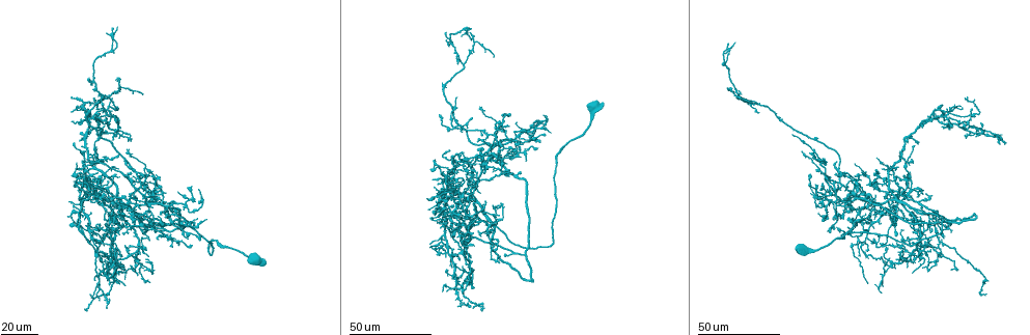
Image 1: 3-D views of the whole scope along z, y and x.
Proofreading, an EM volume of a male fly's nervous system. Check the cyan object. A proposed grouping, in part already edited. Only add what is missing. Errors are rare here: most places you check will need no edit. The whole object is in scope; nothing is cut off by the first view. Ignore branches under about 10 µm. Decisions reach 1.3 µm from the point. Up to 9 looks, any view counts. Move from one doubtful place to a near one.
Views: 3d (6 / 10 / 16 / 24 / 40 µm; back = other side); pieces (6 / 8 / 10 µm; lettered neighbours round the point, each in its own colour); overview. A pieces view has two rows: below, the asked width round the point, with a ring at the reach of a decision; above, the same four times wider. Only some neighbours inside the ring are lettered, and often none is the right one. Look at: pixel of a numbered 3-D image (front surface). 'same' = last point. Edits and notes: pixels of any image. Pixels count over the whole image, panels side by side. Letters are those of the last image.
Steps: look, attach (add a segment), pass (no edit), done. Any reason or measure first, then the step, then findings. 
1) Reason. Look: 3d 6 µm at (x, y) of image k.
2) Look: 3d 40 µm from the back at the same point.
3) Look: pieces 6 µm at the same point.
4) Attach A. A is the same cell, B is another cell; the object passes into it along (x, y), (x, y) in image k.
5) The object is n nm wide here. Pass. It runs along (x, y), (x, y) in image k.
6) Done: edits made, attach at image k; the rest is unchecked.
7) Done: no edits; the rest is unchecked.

Look: 3d 24 µm at (88, 213) of image 1.

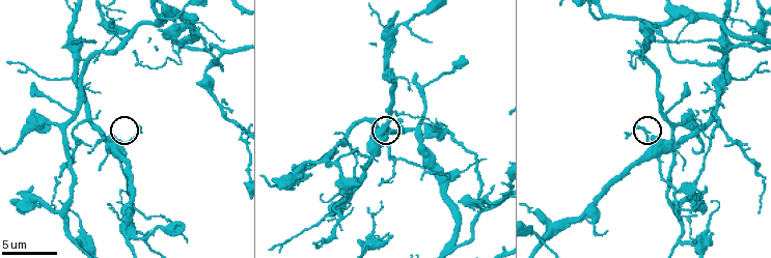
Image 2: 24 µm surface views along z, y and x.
Look: pieces 6 µm at (136, 127) of image 2.

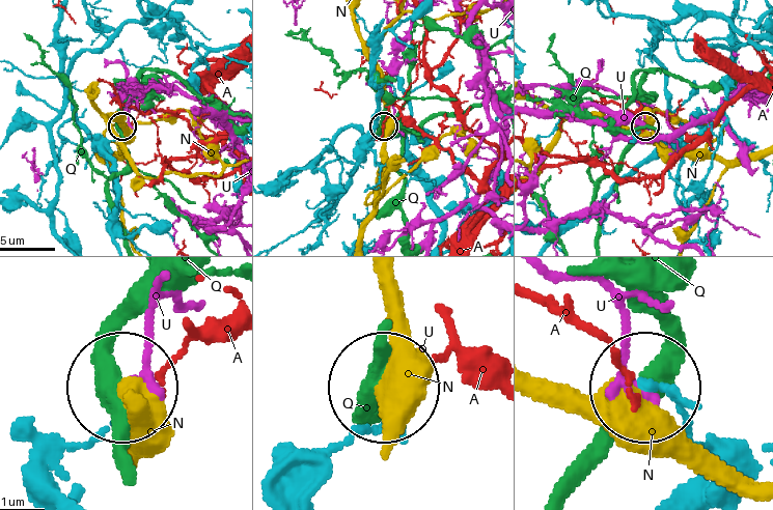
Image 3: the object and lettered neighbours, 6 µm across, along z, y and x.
Pass. A, N, Q and U are other cells; it runs along (715, 443), (652, 387) in image 3; no lettered segment goes on from it.

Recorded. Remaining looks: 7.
Look: 3d 24 µm at (888, 249) of image 1.

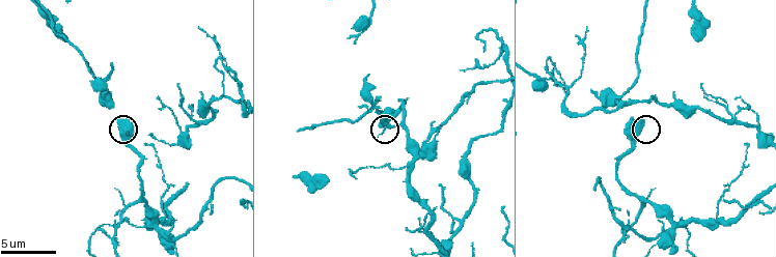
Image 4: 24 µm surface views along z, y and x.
See the neighbours. Look: pieces 10 µm at (379, 126) of image 4.

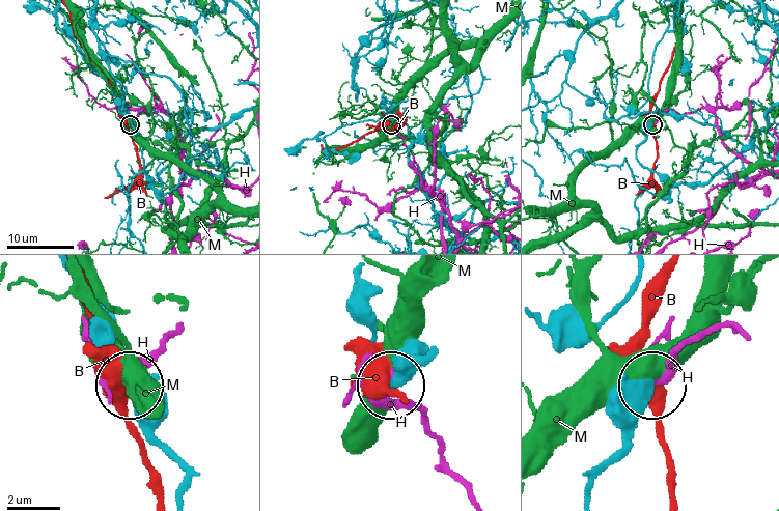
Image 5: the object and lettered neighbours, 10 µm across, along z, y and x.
Pass. B, H and M are other cells; it runs along (584, 499), (591, 479), (622, 446), (649, 388) in image 5; no lettered segment goes on from it.

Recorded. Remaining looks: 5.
An open end. Look: 3d 24 µm at (505, 154) of image 1.

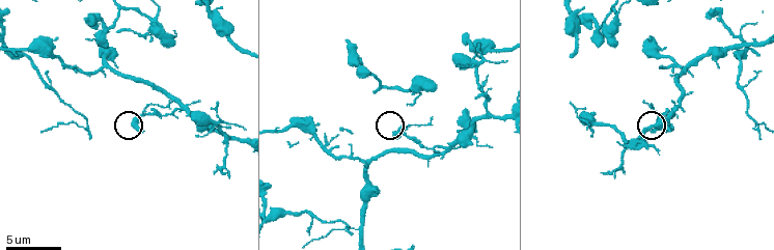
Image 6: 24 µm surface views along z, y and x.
Look: 3d 10 µm at (652, 133) of image 6.

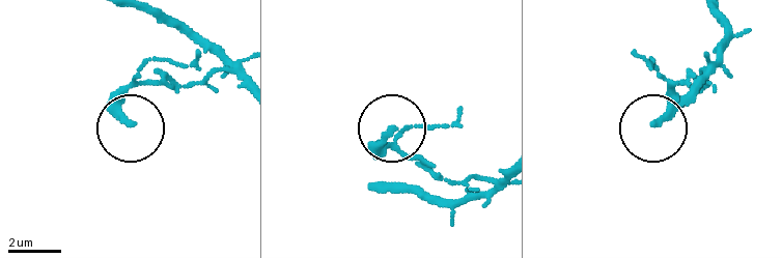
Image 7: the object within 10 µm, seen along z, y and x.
See the neighbours. Look: pieces 8 µm at (129, 122) of image 7.

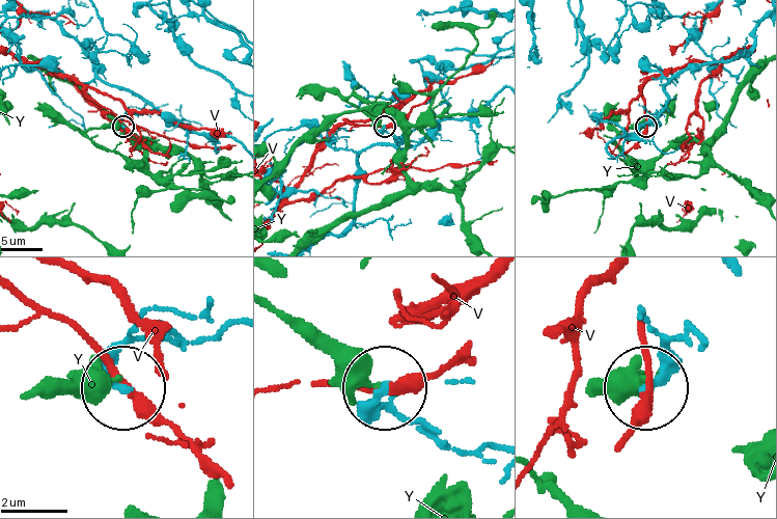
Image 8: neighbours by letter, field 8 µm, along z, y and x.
The object is 240 nm wide here. Pass. V and Y are other cells; it runs along (708, 336), (680, 336), (648, 383) in image 8; none of them fits.

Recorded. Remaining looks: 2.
An open end. Look: 3d 40 µm at (121, 227) of image 1.

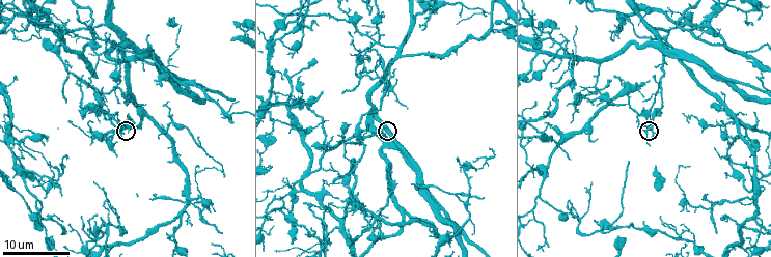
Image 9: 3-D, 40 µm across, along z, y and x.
Look: pieces 6 µm at (655, 131) of image 9.

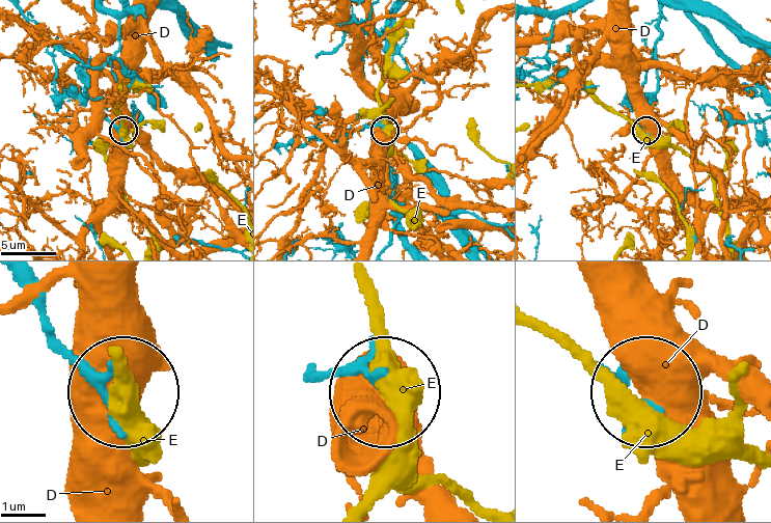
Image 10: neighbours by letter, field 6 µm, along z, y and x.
Pass. D and E are other cells; it runs along (21, 287), (51, 332), (125, 400) in image 10; no lettered segment goes on from it.

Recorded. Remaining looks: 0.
Done: no edits; the rest is unchecked.

